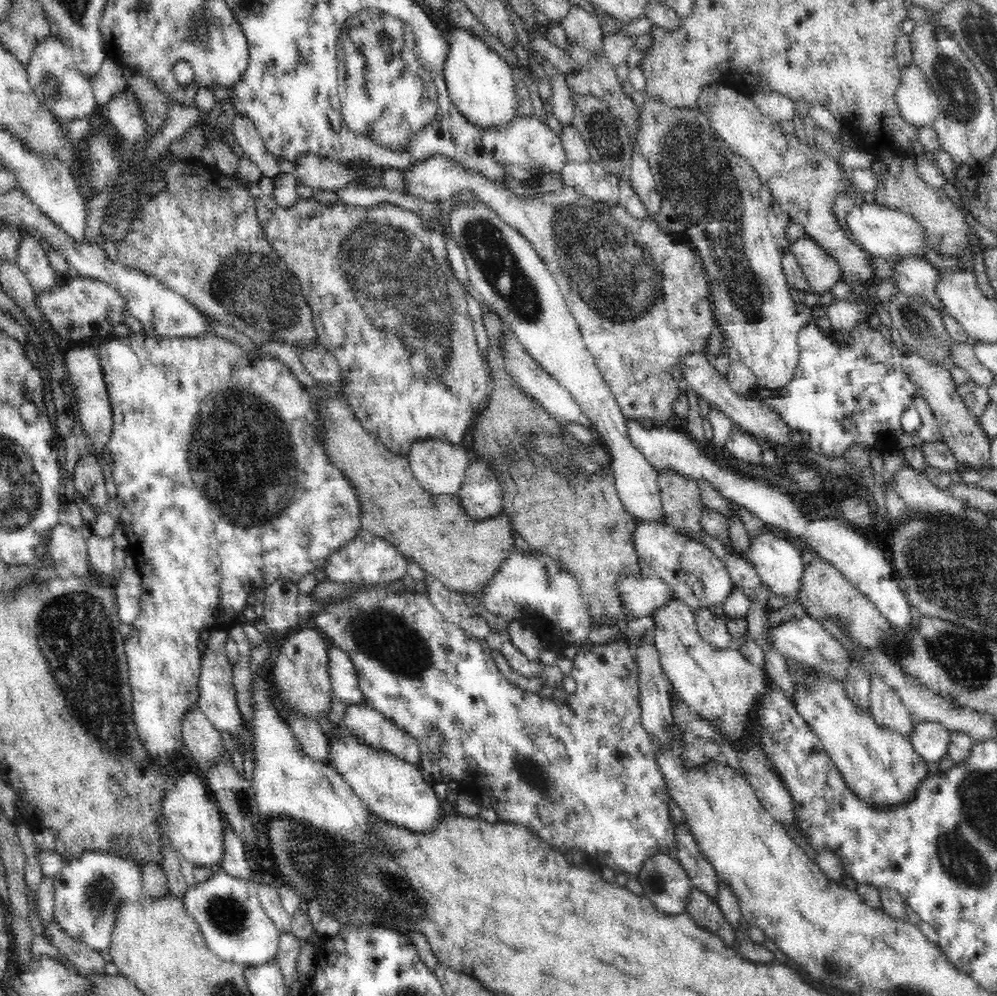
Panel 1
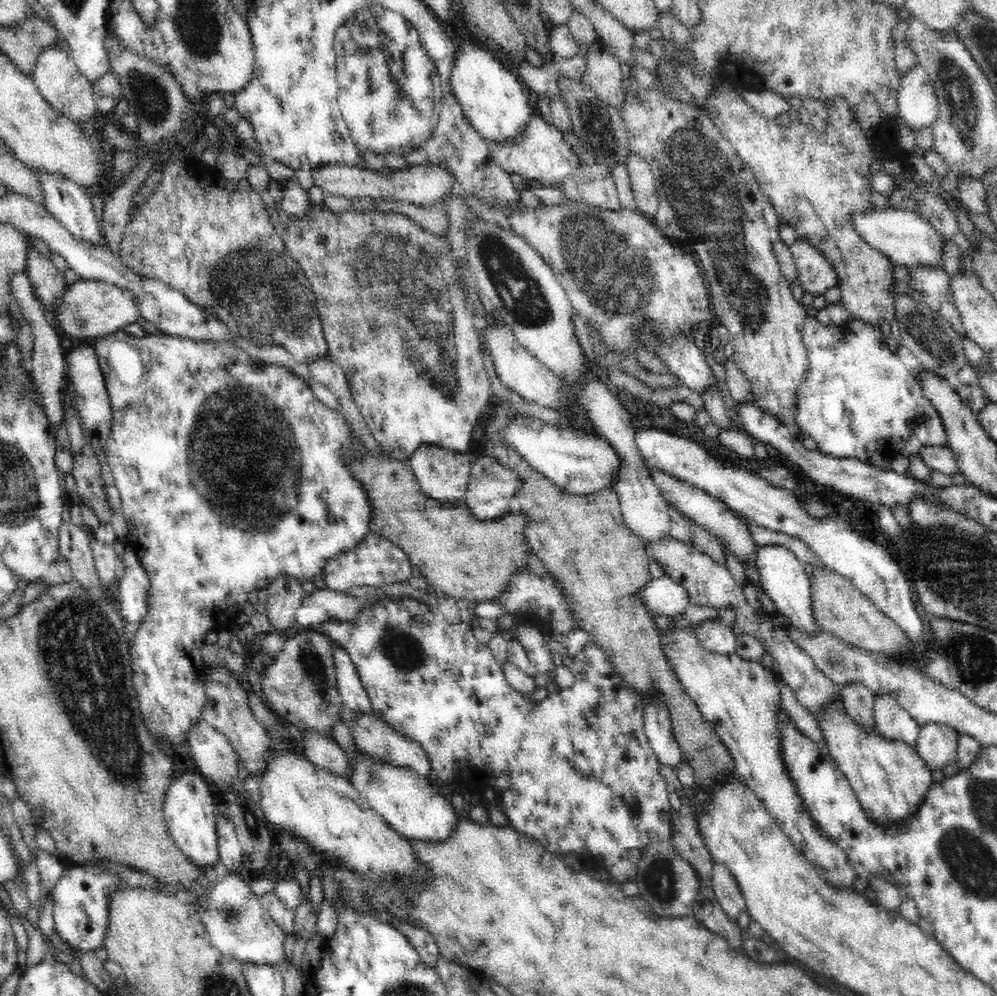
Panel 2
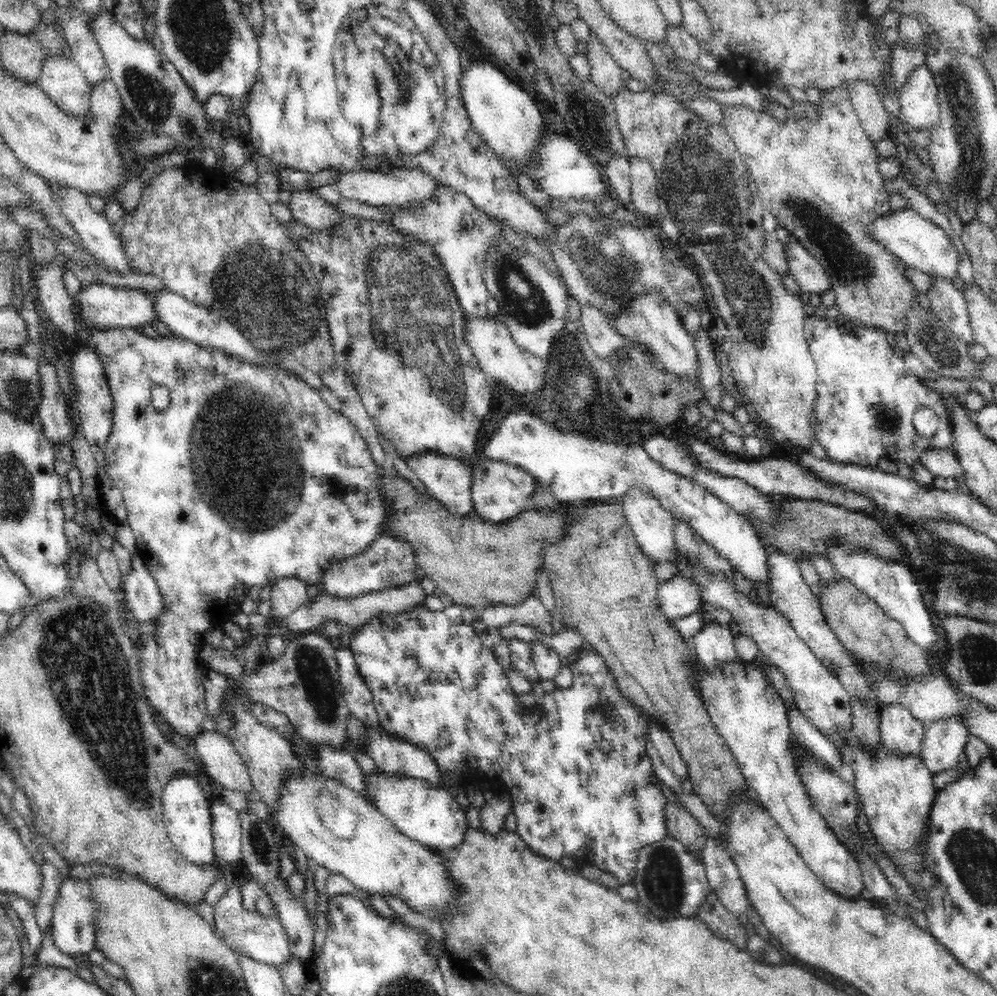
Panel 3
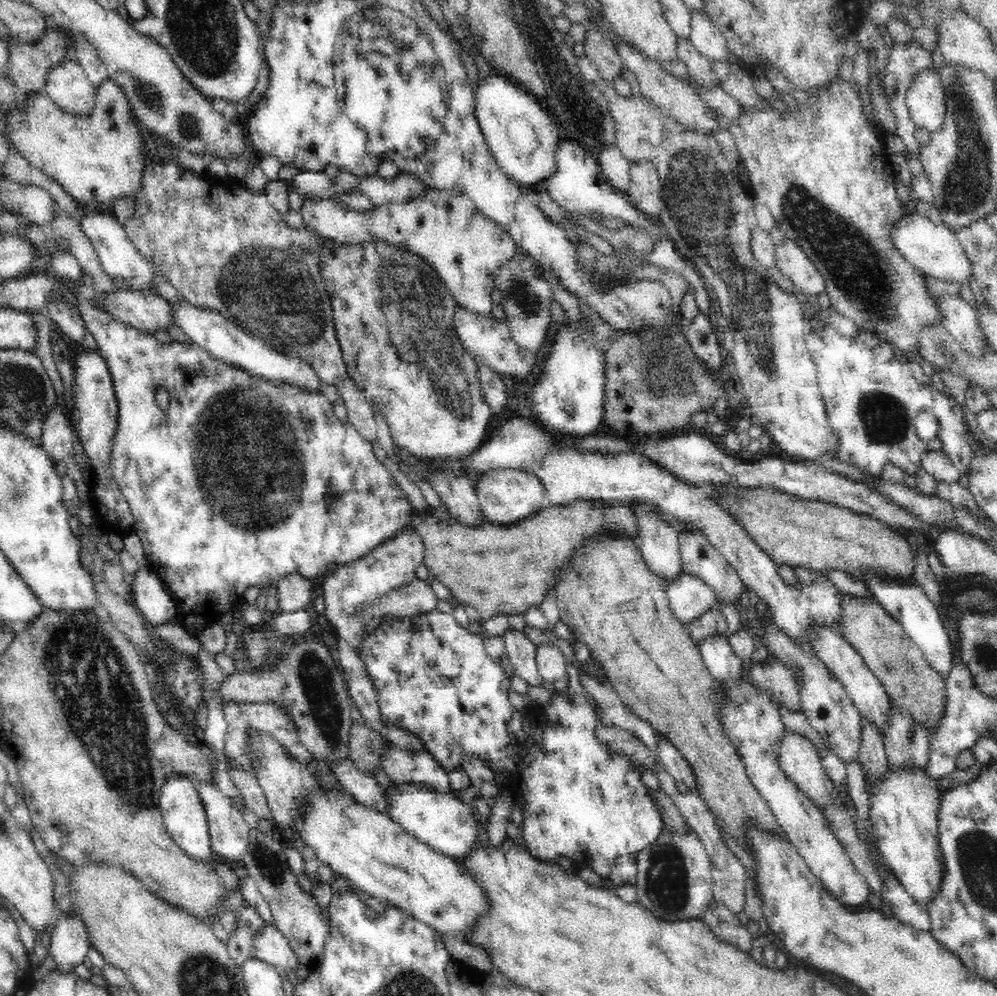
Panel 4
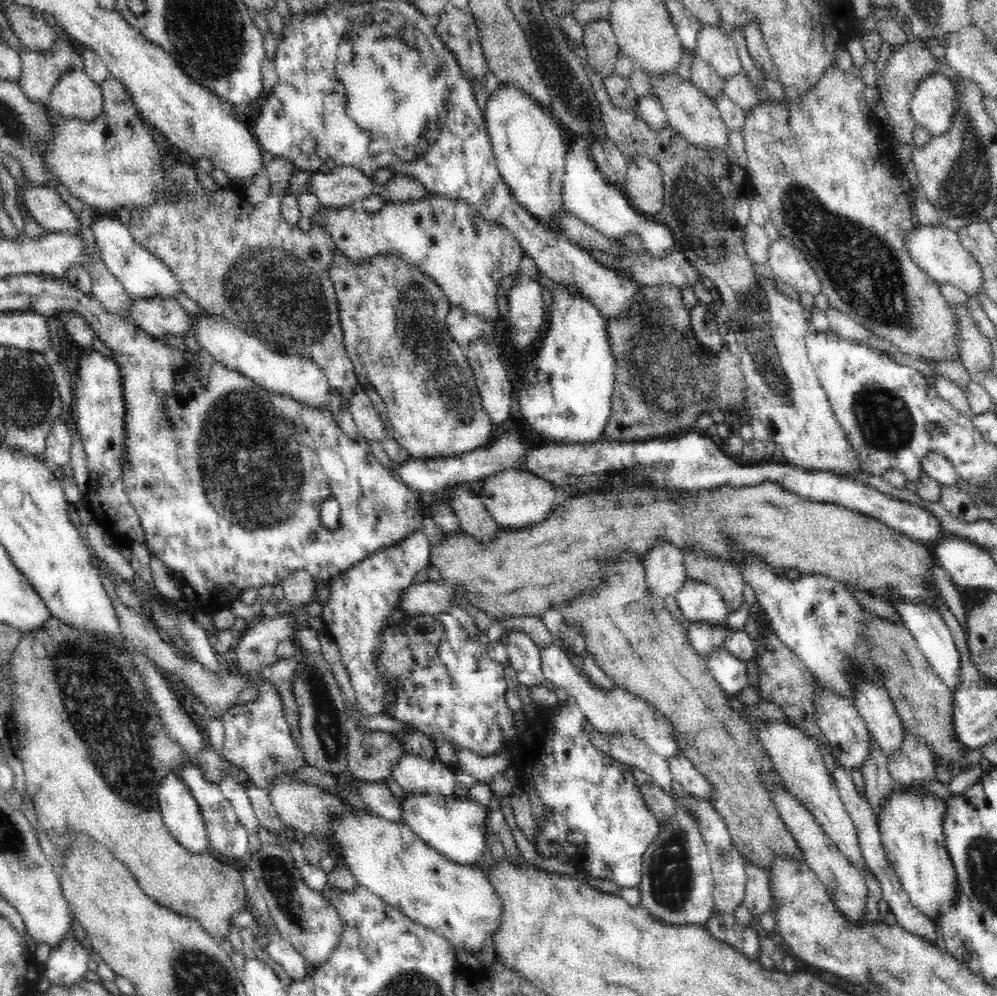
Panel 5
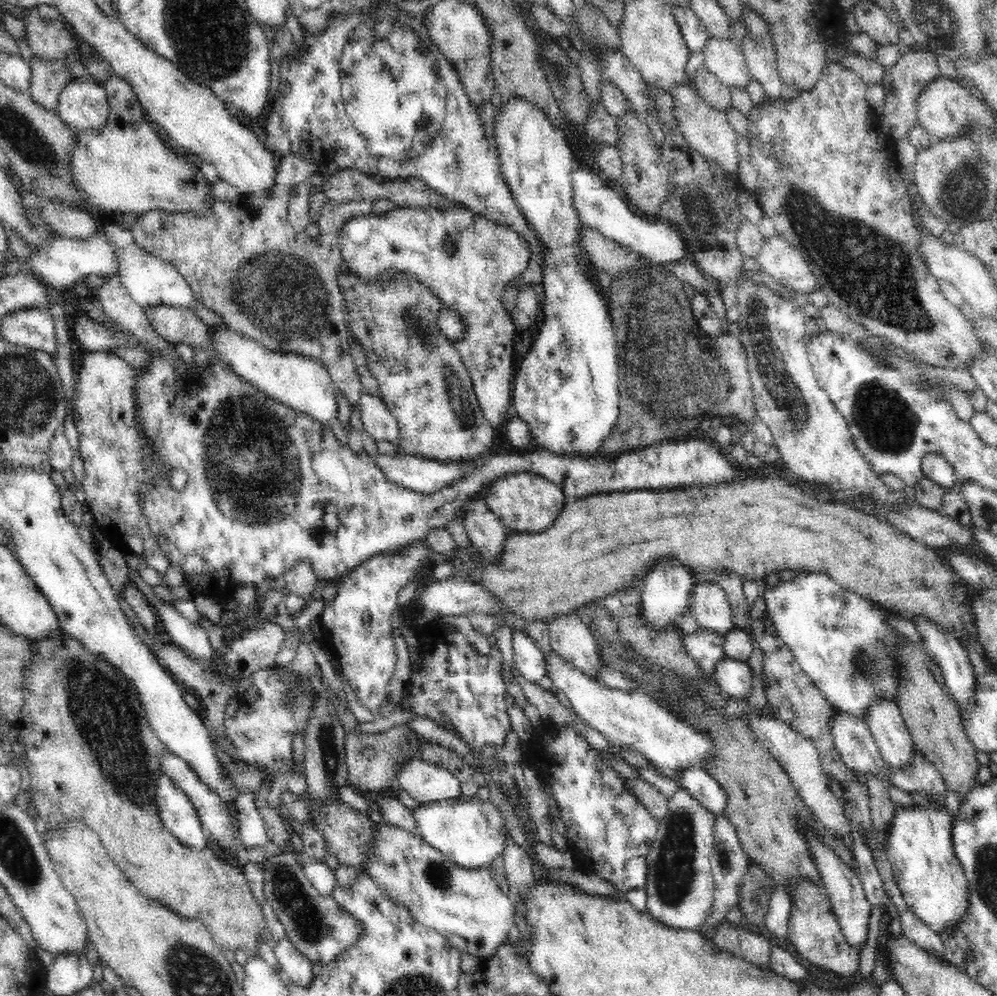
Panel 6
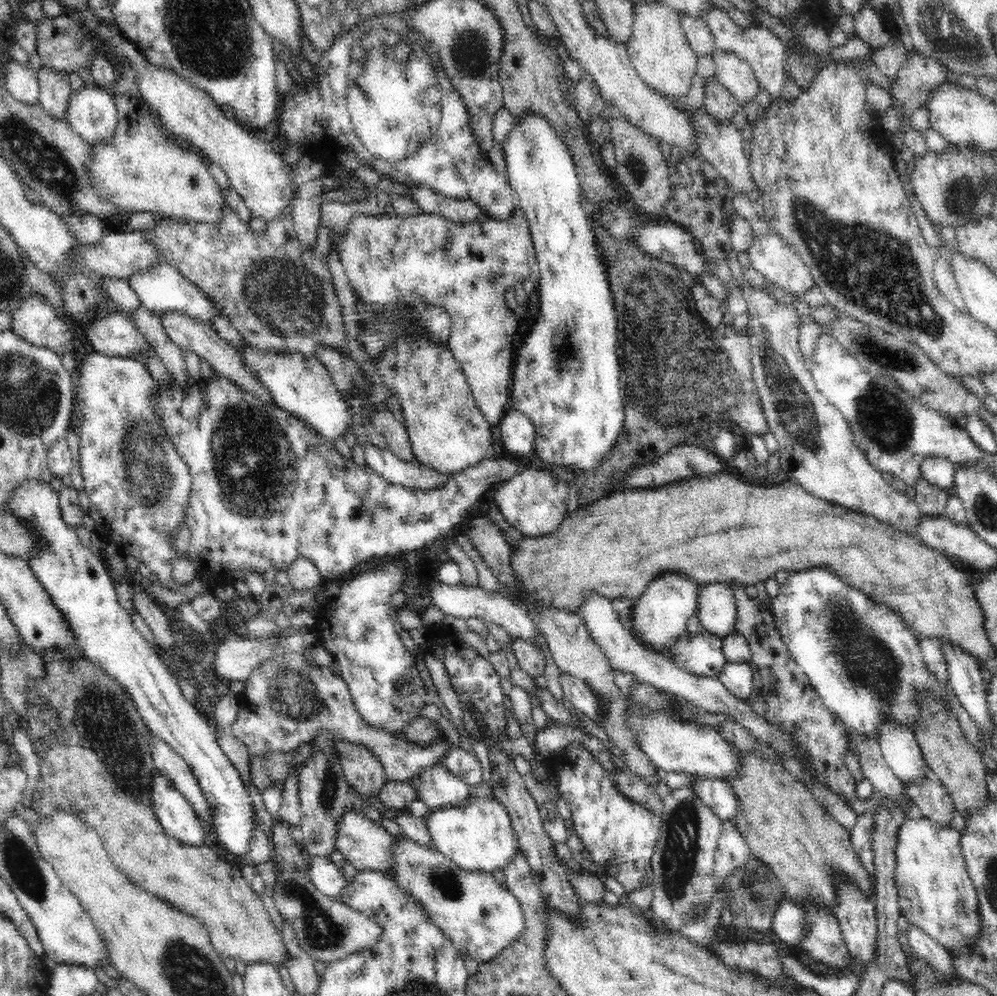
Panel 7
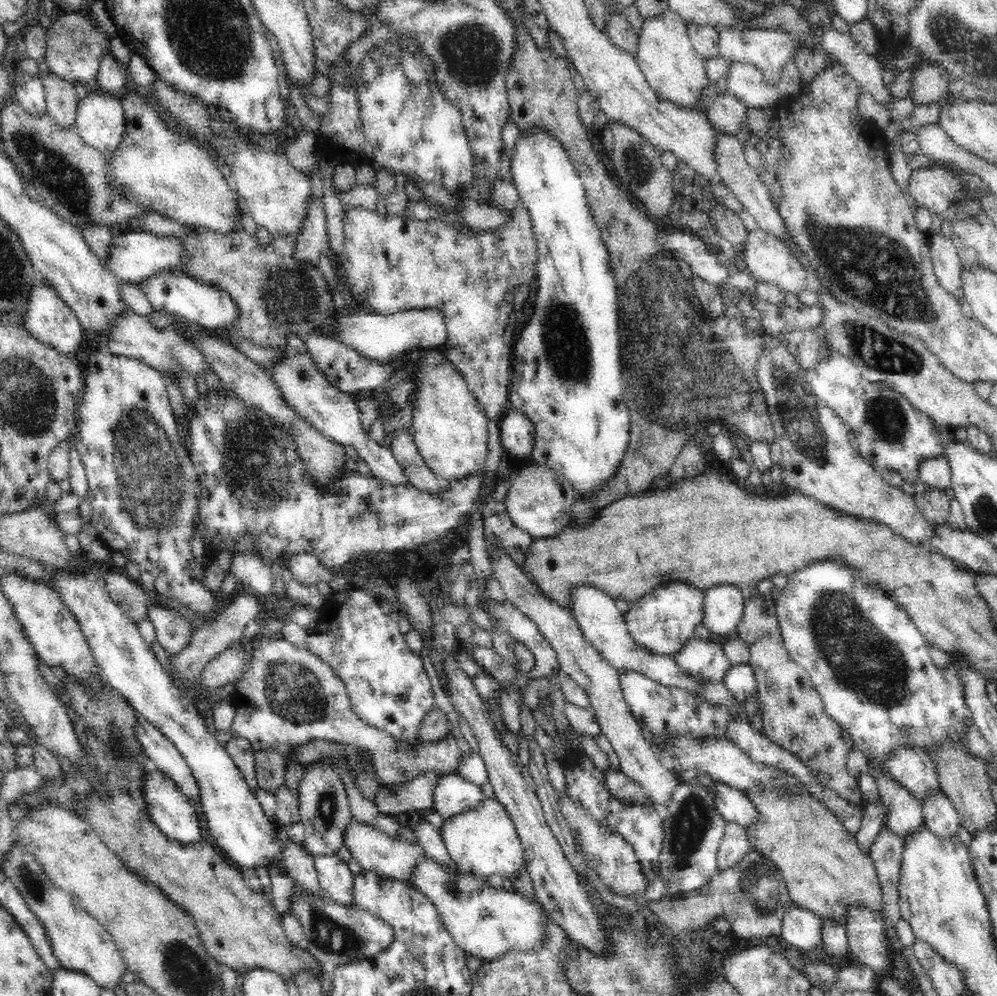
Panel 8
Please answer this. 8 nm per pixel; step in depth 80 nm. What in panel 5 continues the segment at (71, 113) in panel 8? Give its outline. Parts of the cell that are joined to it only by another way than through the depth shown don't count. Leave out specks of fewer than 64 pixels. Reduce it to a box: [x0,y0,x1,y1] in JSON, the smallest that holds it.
[20,38,76,107]

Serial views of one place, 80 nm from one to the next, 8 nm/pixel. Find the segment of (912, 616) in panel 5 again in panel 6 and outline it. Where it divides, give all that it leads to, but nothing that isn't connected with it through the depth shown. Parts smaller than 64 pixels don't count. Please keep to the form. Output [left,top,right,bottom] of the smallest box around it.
[916,618,978,710]

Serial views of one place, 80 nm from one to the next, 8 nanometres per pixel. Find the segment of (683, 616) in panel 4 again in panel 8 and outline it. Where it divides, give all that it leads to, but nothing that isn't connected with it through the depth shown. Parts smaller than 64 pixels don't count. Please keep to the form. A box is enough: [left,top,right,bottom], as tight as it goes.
[704,583,746,636]

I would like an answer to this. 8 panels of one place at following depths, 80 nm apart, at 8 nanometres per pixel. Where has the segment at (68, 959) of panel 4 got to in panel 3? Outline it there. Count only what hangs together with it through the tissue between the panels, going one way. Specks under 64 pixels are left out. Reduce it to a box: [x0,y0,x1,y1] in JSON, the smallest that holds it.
[51,876,96,958]

